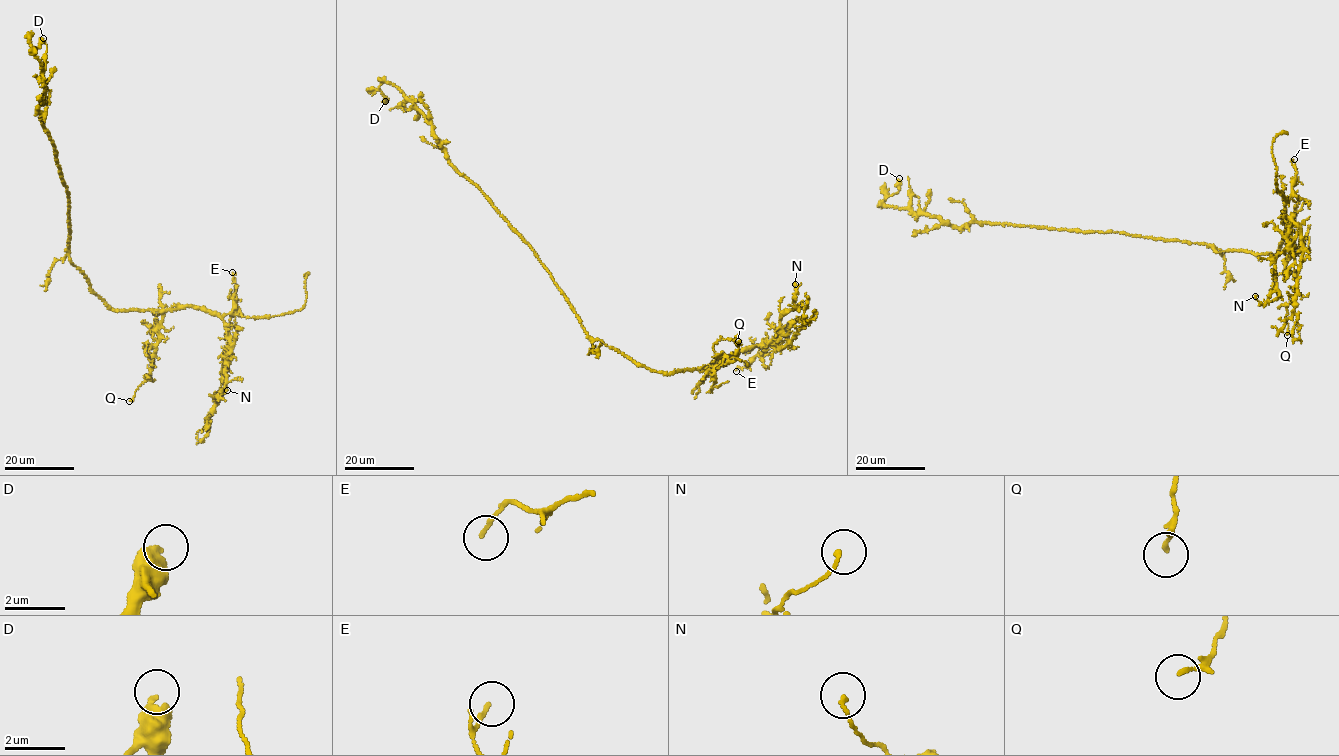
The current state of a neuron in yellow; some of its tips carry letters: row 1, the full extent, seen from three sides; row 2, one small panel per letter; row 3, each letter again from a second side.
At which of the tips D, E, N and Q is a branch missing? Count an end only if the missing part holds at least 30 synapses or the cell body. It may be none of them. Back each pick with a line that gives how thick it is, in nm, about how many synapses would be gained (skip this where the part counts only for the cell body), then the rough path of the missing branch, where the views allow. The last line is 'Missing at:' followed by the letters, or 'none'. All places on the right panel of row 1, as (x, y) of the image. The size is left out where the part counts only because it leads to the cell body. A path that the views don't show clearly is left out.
Missing at: none

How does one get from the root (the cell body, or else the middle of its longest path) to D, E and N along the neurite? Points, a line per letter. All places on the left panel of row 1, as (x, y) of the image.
D: (67, 249), (69, 195), (37, 109), (46, 89), (31, 47), (43, 38)
E: (67, 249), (90, 289), (117, 310), (189, 307), (240, 315), (232, 272)
N: (67, 249), (90, 289), (115, 310), (161, 313), (191, 307), (220, 318), (231, 352), (218, 396), (227, 390)

